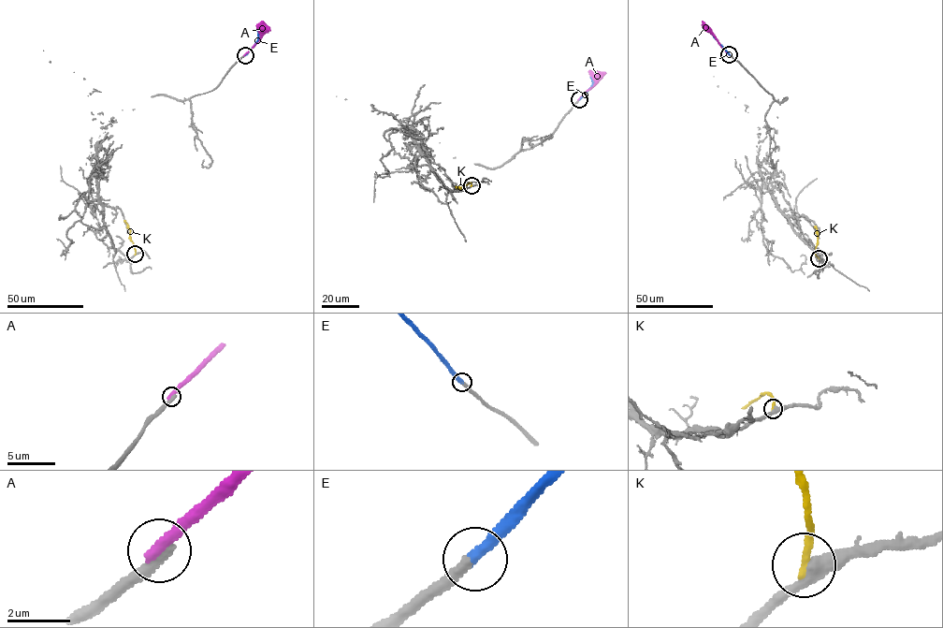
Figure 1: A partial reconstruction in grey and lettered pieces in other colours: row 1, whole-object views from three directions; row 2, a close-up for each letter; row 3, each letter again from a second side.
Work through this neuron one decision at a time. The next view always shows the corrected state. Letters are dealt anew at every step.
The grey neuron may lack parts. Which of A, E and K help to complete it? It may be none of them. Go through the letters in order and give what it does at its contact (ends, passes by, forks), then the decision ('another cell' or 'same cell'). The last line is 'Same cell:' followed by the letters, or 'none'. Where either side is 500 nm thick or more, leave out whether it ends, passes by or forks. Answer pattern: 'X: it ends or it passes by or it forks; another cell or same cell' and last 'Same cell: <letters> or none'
A: it ends; another cell
E: it ends; same cell
K: it ends; another cell
Same cell: E

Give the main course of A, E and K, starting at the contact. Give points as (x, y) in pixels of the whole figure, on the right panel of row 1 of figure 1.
A: (729, 54), (702, 21)
E: (729, 54), (703, 23)
K: (819, 258), (815, 253), (818, 234), (815, 226)

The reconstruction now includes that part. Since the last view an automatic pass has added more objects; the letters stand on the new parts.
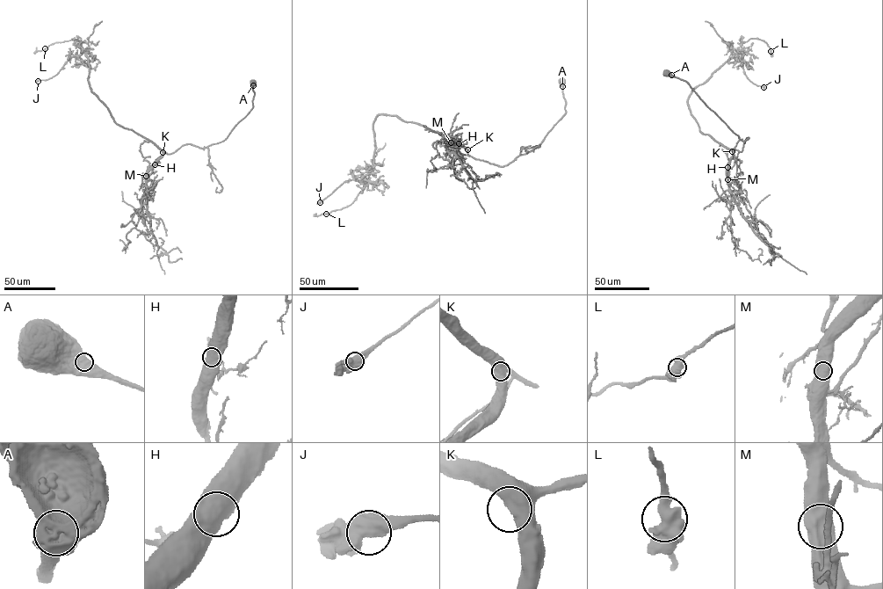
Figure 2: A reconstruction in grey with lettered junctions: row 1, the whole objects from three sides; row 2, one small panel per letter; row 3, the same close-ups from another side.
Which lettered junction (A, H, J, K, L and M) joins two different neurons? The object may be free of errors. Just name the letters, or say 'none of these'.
none of these

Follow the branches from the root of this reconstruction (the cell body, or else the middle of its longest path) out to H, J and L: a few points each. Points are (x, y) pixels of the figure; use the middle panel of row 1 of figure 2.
H: (560, 82), (566, 113), (532, 150), (517, 156), (507, 165), (498, 166), (474, 158), (459, 143)
J: (560, 82), (565, 114), (538, 146), (503, 166), (474, 158), (449, 136), (378, 115), (372, 170), (320, 202)
L: (560, 82), (565, 114), (503, 166), (378, 115), (365, 185), (326, 214)

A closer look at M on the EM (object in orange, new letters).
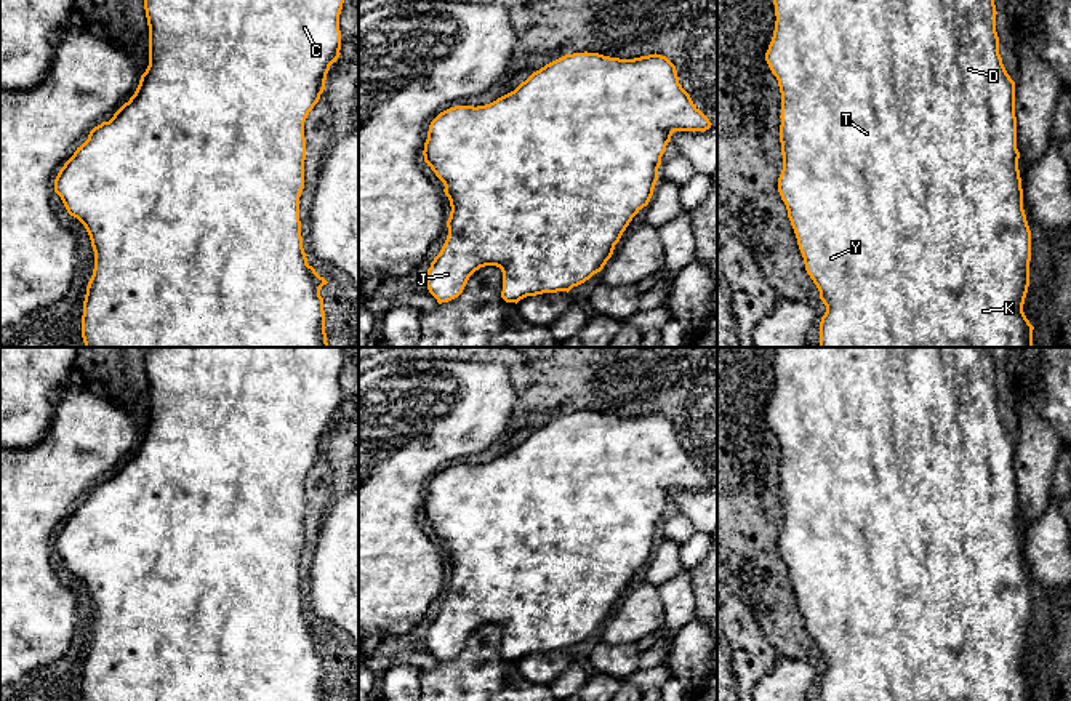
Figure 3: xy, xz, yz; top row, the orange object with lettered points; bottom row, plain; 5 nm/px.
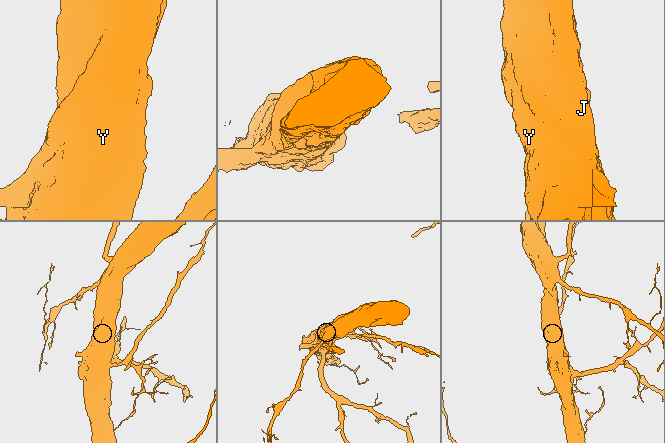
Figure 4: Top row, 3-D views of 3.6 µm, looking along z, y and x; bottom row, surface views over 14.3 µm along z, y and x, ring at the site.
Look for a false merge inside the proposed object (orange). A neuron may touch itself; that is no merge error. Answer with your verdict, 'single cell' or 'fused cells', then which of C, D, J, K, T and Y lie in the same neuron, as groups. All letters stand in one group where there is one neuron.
single cell; C D J K T Y

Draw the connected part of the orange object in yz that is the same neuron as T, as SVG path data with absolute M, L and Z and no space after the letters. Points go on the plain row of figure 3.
M775 347L775 389L765 419L778 439L781 451L780 501L783 528L778 551L786 563L805 629L820 650L826 671L820 680L820 701L1033 701L1034 685L1023 671L1029 645L1031 589L1023 568L1023 547L1017 507L1015 440L1007 432L999 413L996 363L986 347Z

